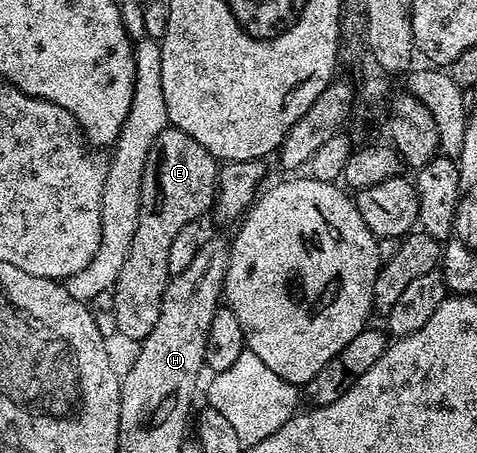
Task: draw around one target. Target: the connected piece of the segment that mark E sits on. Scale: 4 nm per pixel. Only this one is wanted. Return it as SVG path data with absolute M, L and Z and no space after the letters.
M171 126L164 128L146 158L140 187L138 226L126 262L110 290L116 311L116 331L128 340L139 342L148 337L158 322L160 303L168 285L170 244L188 223L211 213L216 203L218 161L198 146L190 134Z

